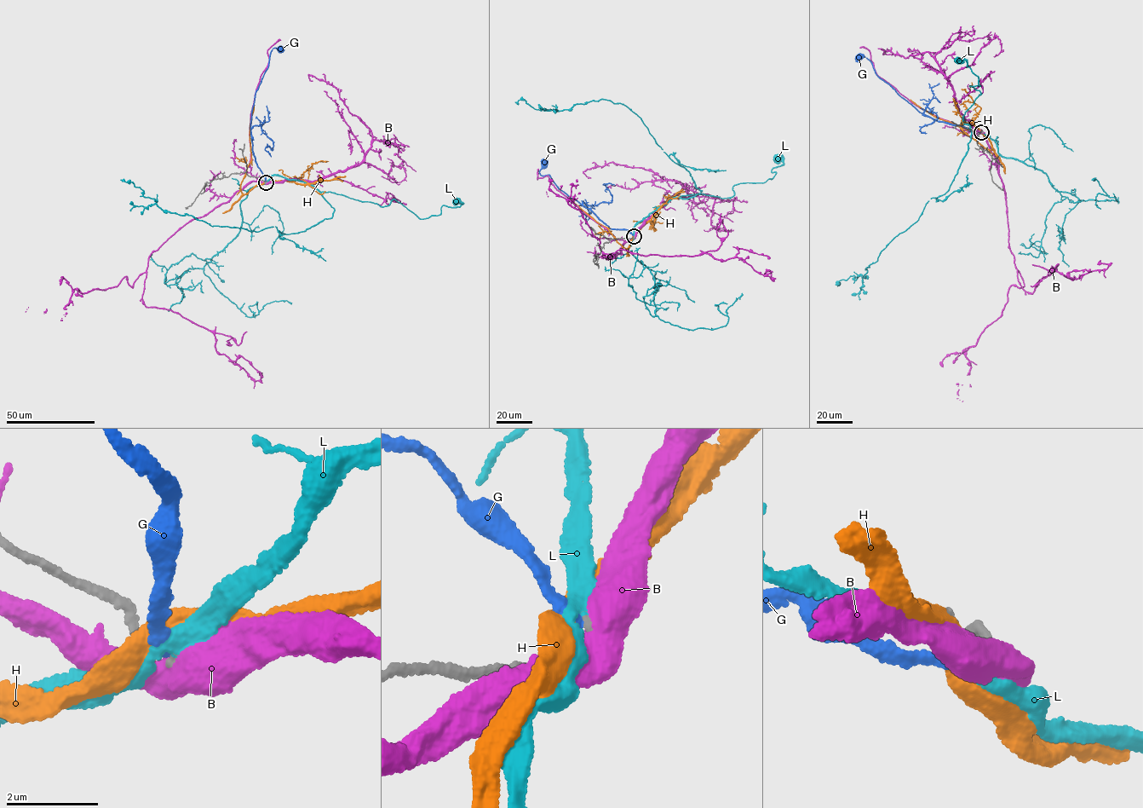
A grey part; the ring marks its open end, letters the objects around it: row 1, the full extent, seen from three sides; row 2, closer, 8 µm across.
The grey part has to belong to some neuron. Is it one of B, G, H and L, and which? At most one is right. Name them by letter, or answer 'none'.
L

